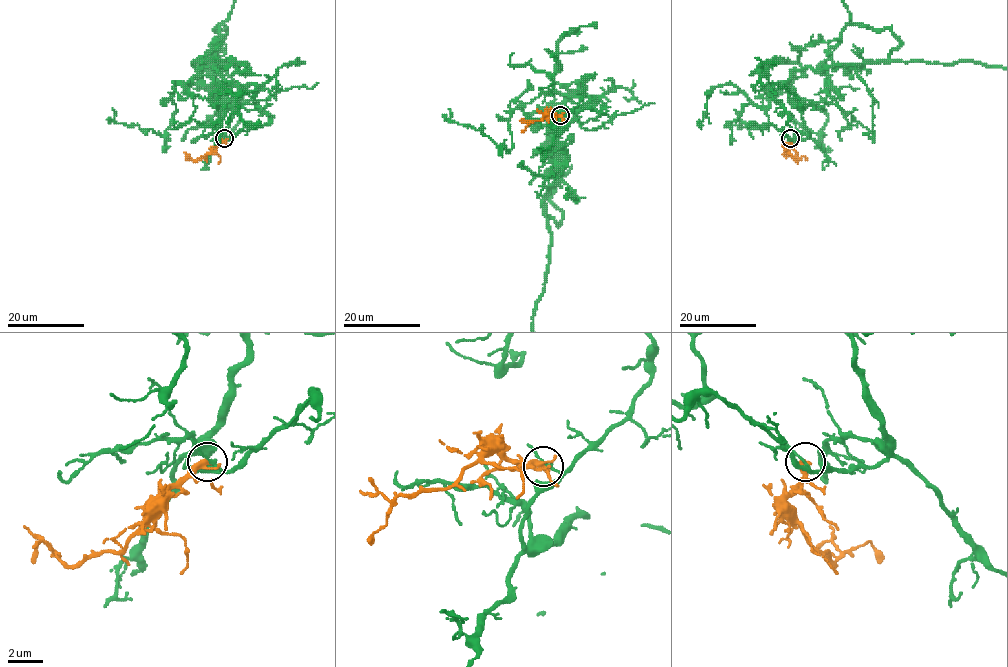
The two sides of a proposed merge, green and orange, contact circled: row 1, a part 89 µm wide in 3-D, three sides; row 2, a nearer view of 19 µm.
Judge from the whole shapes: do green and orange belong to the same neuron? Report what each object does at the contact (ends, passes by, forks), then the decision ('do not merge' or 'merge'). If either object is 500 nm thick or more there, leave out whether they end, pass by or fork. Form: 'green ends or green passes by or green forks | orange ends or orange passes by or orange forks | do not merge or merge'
green passes by | orange passes by | do not merge

